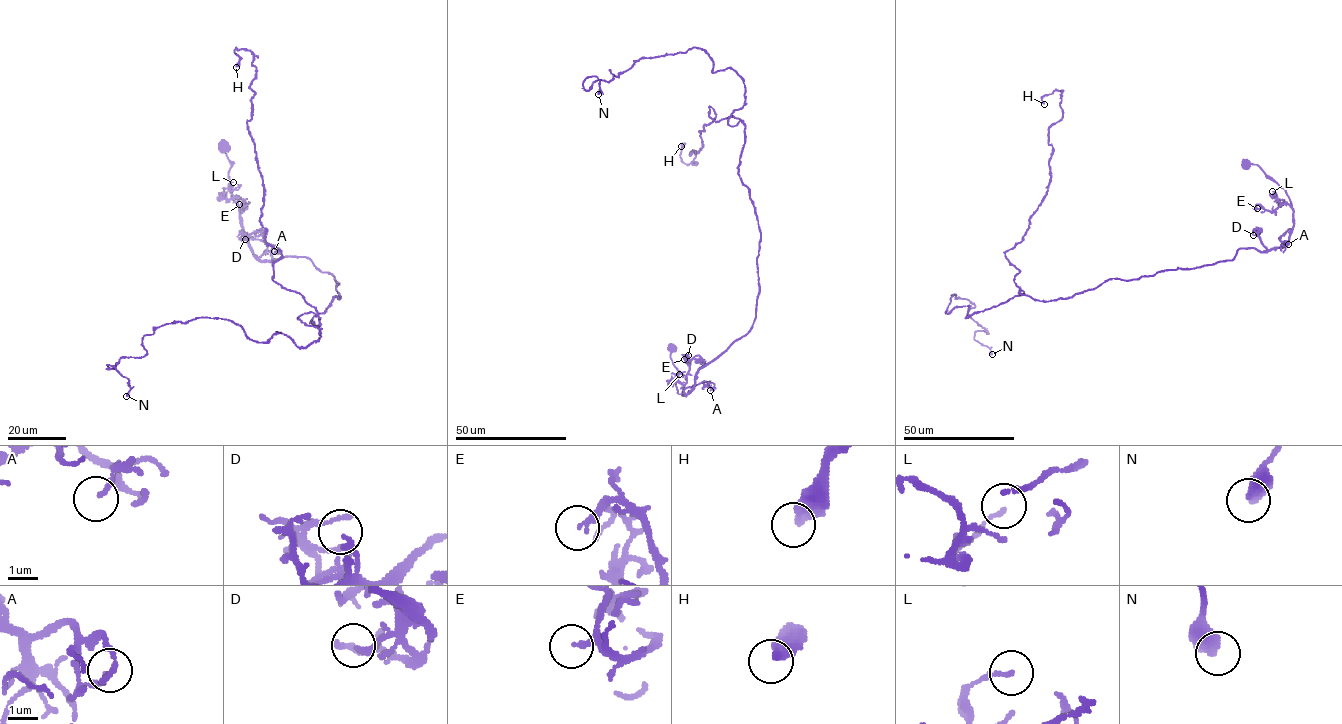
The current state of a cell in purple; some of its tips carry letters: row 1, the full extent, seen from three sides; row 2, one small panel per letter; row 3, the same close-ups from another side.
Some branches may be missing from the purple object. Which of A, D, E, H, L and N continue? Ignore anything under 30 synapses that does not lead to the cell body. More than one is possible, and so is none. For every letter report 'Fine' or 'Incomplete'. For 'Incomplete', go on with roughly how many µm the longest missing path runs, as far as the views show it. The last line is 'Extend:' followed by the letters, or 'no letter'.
A: Fine
D: Fine
E: Fine
H: Fine
L: Fine
N: Fine
Extend: no letter

